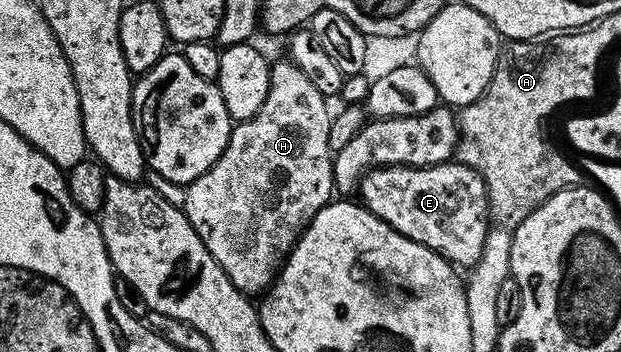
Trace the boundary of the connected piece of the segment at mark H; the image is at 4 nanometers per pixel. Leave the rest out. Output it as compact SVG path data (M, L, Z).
M280 57L279 60L274 60L271 63L271 84L269 93L265 97L265 105L261 105L261 109L257 109L257 113L251 119L236 122L232 126L225 153L221 153L221 157L217 157L215 164L204 175L197 177L197 181L186 184L187 192L182 208L187 215L189 225L193 225L193 229L197 229L197 237L201 237L201 241L205 241L205 249L209 249L209 253L213 253L213 261L217 261L217 265L221 265L221 269L225 269L229 281L233 281L233 285L237 285L237 289L248 297L255 297L255 294L258 296L270 288L283 264L287 262L287 257L294 249L295 242L299 240L303 230L311 224L312 217L323 206L332 202L333 196L336 194L333 154L329 147L329 129L333 115L331 111L327 112L327 103L328 100L316 89L313 81L309 81L309 77L305 77L305 73L301 73L301 69L297 69L297 65L293 65L290 59Z

